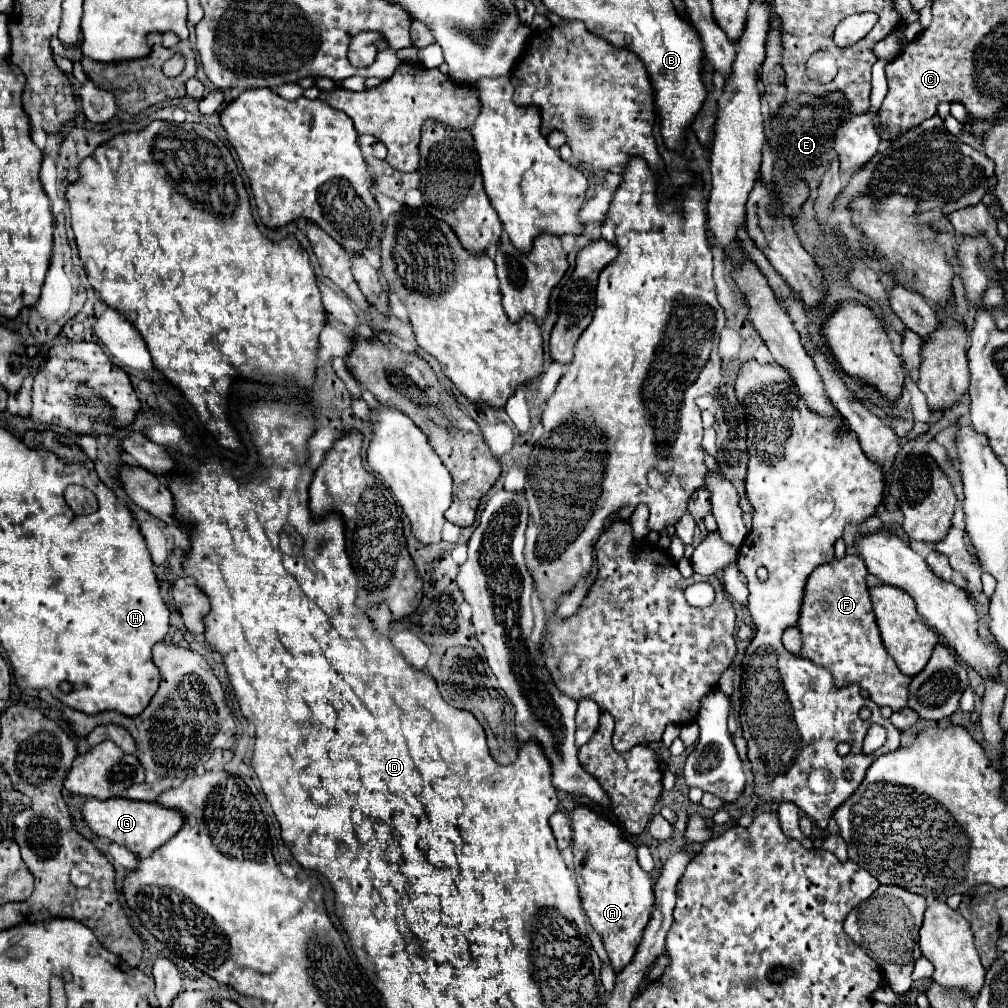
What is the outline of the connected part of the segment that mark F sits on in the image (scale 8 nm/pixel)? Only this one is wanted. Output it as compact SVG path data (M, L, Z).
M847 554L841 560L835 558L811 572L799 612L803 642L799 656L811 660L815 666L827 668L833 674L837 688L843 688L843 684L859 684L877 706L901 710L907 706L911 678L897 668L895 660L881 644L883 640L873 616L865 576L865 562L855 554Z

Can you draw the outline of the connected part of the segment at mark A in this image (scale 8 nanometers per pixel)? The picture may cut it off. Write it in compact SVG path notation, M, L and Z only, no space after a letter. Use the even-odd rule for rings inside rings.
M575 804L571 812L573 826L573 870L581 892L583 910L601 936L613 970L623 970L641 942L649 922L653 898L653 882L637 862L635 846L623 836L623 830L607 820L601 812L587 804Z

